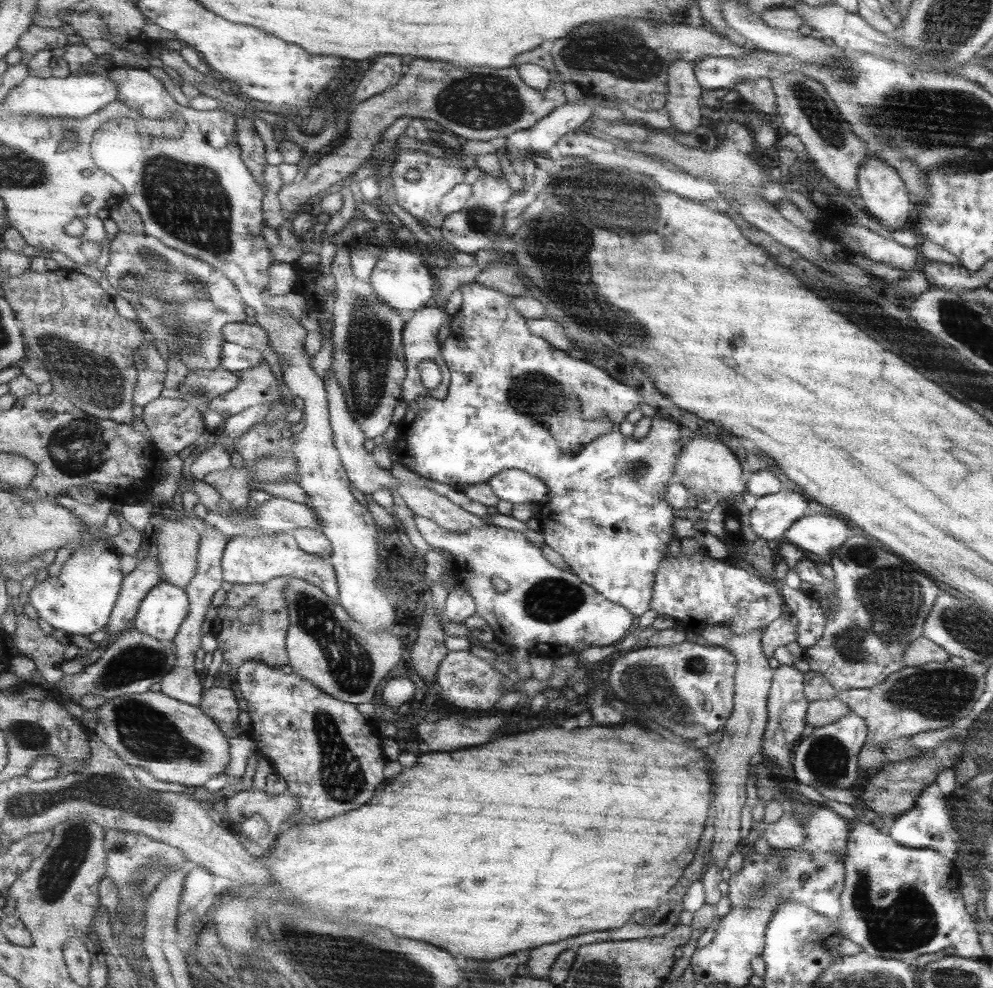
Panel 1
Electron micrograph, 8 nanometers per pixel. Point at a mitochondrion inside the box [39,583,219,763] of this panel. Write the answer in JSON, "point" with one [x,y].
{"point":[132,664]}

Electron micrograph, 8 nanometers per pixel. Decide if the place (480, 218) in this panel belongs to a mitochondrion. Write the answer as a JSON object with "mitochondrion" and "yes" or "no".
{"mitochondrion":"yes"}

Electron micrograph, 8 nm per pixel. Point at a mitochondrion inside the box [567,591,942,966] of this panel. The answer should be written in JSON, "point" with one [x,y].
{"point":[908,921]}

